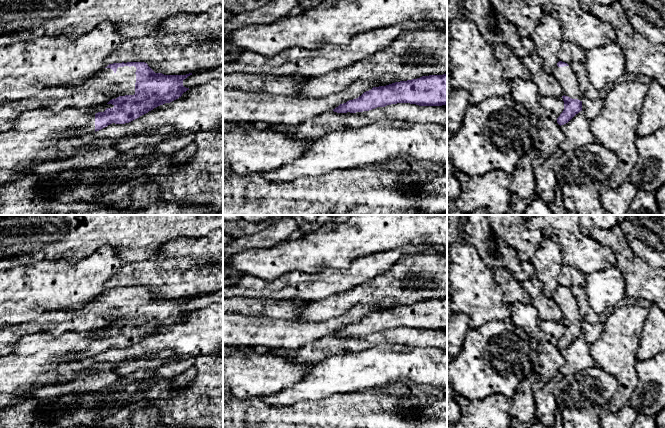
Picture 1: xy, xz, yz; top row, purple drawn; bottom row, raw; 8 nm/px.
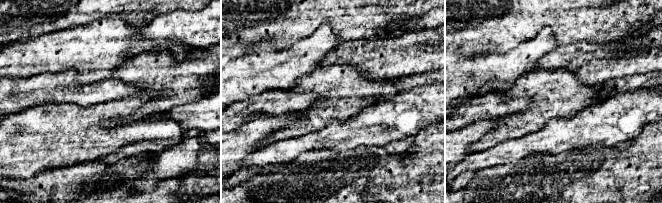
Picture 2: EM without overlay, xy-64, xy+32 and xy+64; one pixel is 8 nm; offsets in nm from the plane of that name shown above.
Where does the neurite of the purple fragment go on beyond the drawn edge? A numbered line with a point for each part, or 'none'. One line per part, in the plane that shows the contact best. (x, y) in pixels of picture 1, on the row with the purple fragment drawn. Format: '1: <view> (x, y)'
1: xy (124, 79)

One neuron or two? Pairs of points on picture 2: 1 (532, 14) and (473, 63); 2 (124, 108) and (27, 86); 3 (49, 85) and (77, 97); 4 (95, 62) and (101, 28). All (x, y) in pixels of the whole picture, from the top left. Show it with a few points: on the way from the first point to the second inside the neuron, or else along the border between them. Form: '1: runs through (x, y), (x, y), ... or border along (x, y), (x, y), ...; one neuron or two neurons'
1: border along (510, 49), (502, 53), (482, 52), (464, 55); two neurons
2: border along (122, 97), (86, 106), (76, 105); two neurons
3: runs through (56, 89), (62, 92), (70, 92); one neuron
4: runs through (95, 54), (95, 50), (101, 44), (101, 36); one neuron

